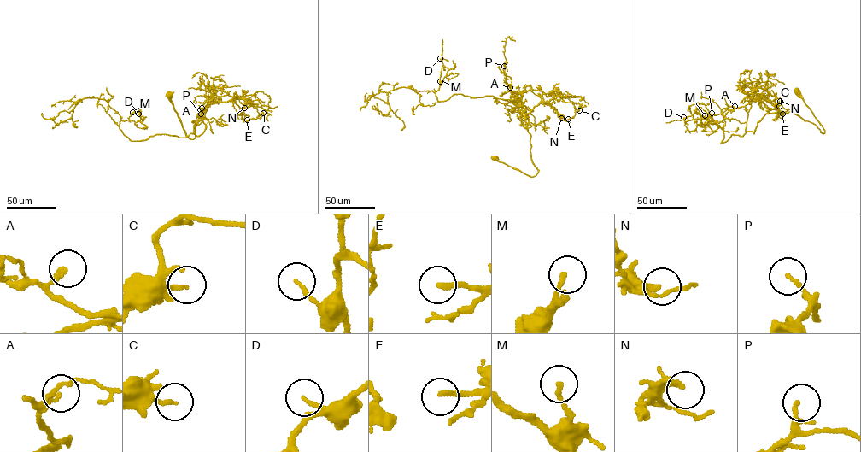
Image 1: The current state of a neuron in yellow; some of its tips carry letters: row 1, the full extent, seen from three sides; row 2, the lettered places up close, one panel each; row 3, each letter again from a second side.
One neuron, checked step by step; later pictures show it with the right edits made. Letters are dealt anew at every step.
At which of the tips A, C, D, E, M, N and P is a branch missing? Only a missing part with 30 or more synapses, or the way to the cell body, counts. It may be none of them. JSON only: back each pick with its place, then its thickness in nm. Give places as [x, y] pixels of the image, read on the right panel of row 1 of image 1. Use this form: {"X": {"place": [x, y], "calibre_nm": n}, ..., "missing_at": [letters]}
{"E": {"place": [782, 114], "calibre_nm": 200}, "missing_at": ["E"]}

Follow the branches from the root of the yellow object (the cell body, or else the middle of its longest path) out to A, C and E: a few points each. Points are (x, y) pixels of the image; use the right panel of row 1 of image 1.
A: (798, 92), (824, 132), (791, 112), (781, 111), (769, 99), (761, 96), (744, 106), (735, 106)
C: (798, 92), (824, 132), (814, 124), (791, 112), (781, 111), (769, 99), (752, 93), (768, 108), (779, 106)
E: (798, 92), (824, 132), (814, 124), (791, 112), (781, 111), (769, 99), (752, 92), (768, 108), (782, 114)

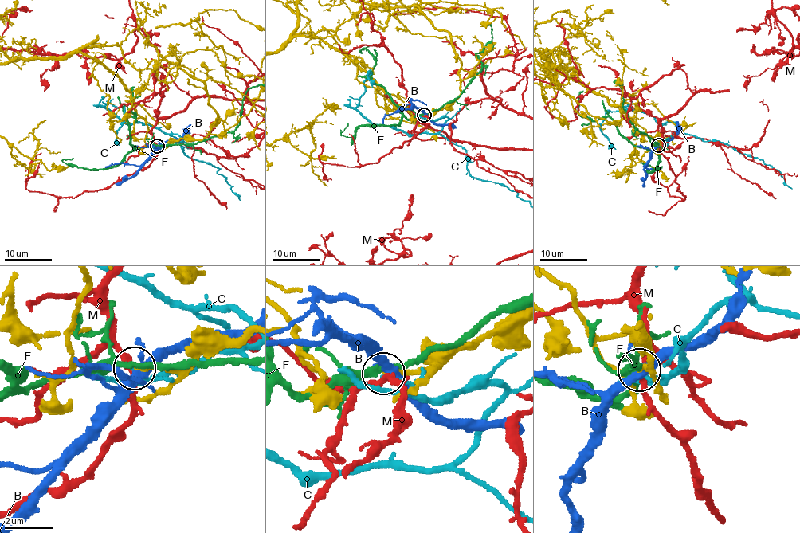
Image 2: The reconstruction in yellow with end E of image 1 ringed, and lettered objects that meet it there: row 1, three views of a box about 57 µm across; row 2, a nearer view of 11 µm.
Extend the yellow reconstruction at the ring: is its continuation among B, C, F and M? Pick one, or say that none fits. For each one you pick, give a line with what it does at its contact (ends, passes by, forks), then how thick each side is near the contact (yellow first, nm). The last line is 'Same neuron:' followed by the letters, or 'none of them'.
Same neuron: none of them

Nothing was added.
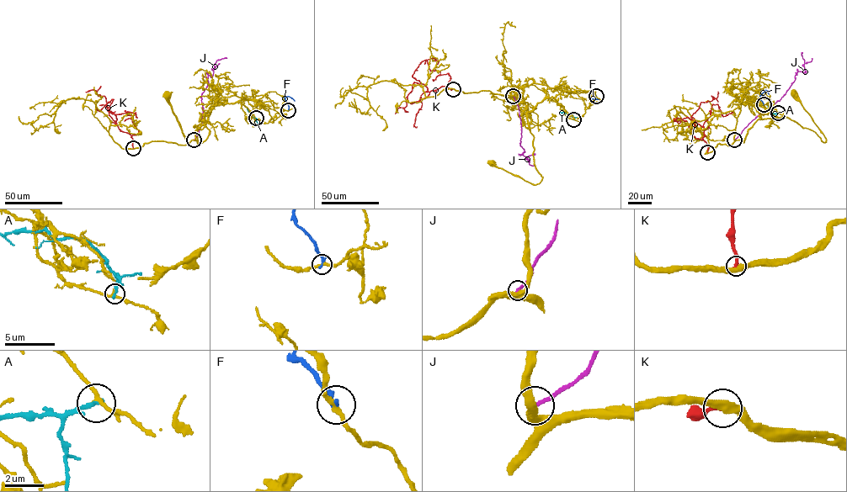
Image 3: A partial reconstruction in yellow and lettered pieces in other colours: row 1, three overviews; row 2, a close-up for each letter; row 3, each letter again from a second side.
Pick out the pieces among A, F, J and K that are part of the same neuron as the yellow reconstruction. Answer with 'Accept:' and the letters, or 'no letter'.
Accept: no letter

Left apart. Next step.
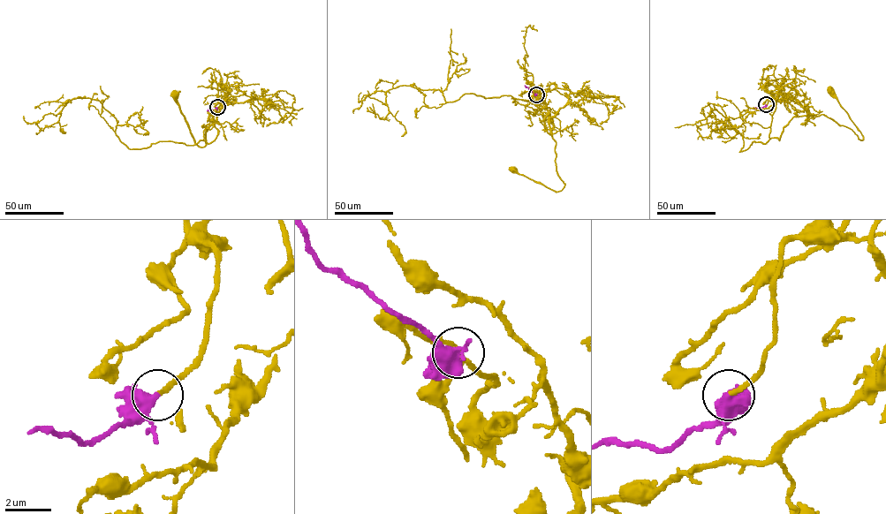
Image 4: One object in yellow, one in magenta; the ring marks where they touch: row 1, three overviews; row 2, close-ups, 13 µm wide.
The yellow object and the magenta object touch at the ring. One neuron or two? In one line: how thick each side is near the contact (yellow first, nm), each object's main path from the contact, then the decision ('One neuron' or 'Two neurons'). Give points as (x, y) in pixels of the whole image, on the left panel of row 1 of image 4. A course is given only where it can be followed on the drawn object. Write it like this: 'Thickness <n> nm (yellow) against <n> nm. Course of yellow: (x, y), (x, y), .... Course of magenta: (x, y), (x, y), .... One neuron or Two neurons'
Thickness 180 nm (yellow) against 650 nm. Course of yellow: (217, 107), (218, 96), (225, 96), (217, 121), (206, 132), (205, 146), (200, 147), (174, 95). Course of magenta: (217, 108), (207, 110). One neuron

